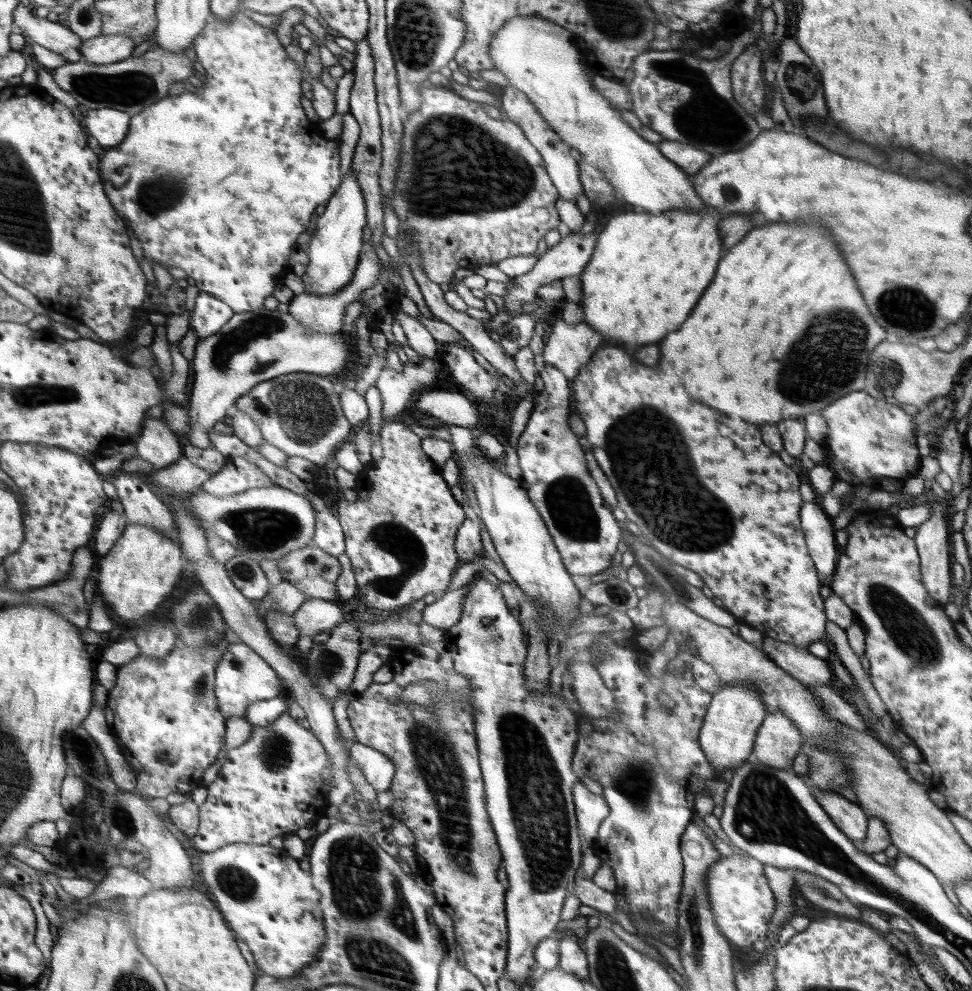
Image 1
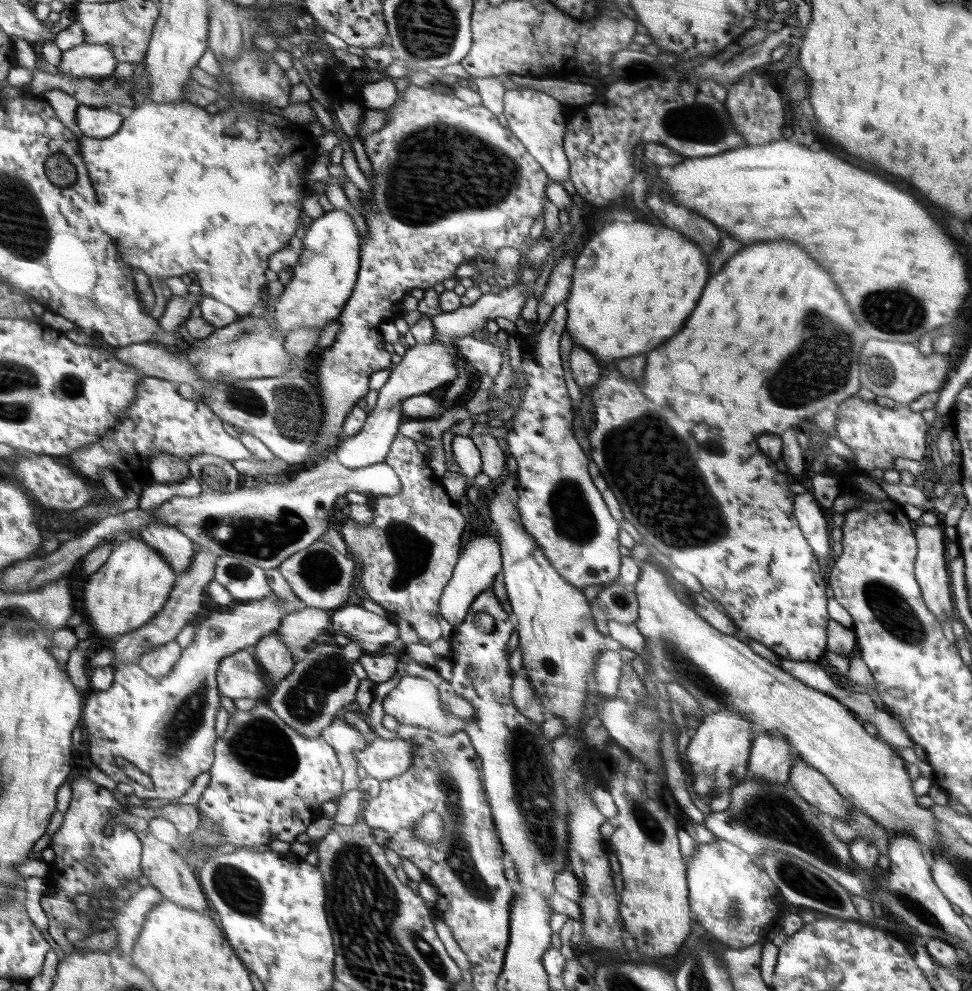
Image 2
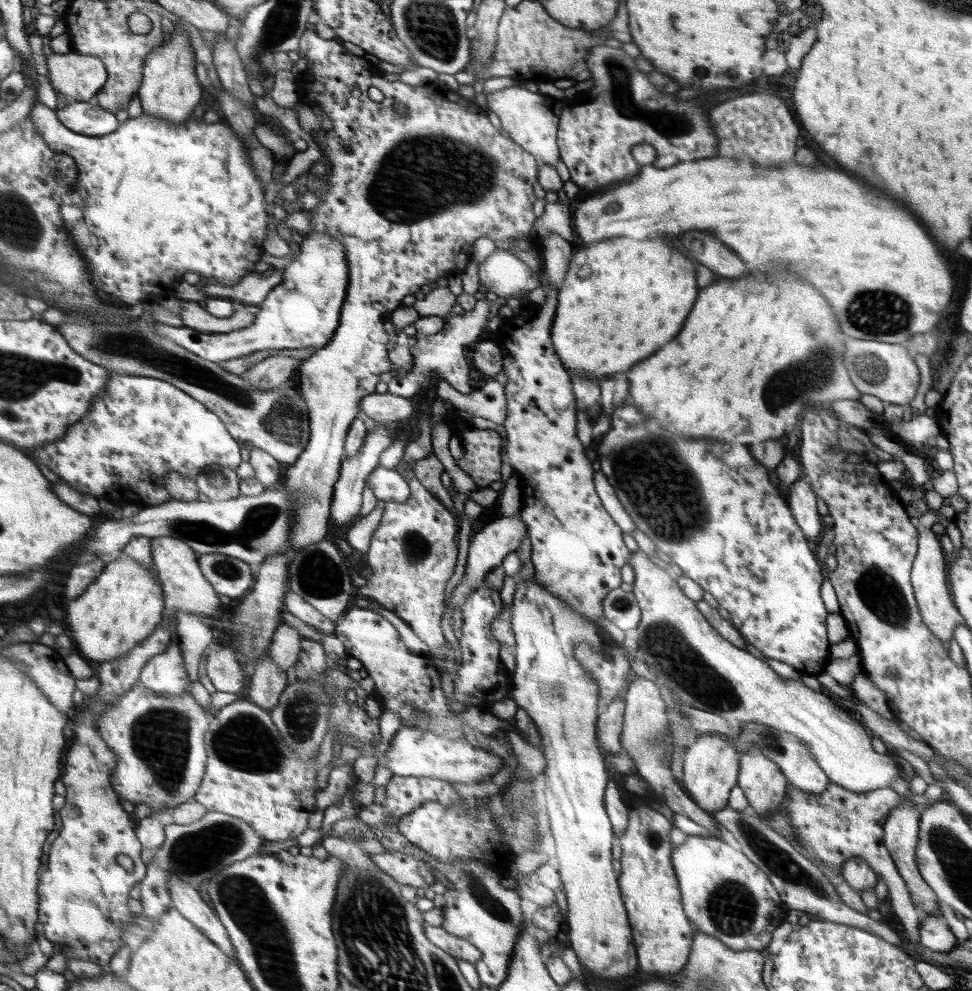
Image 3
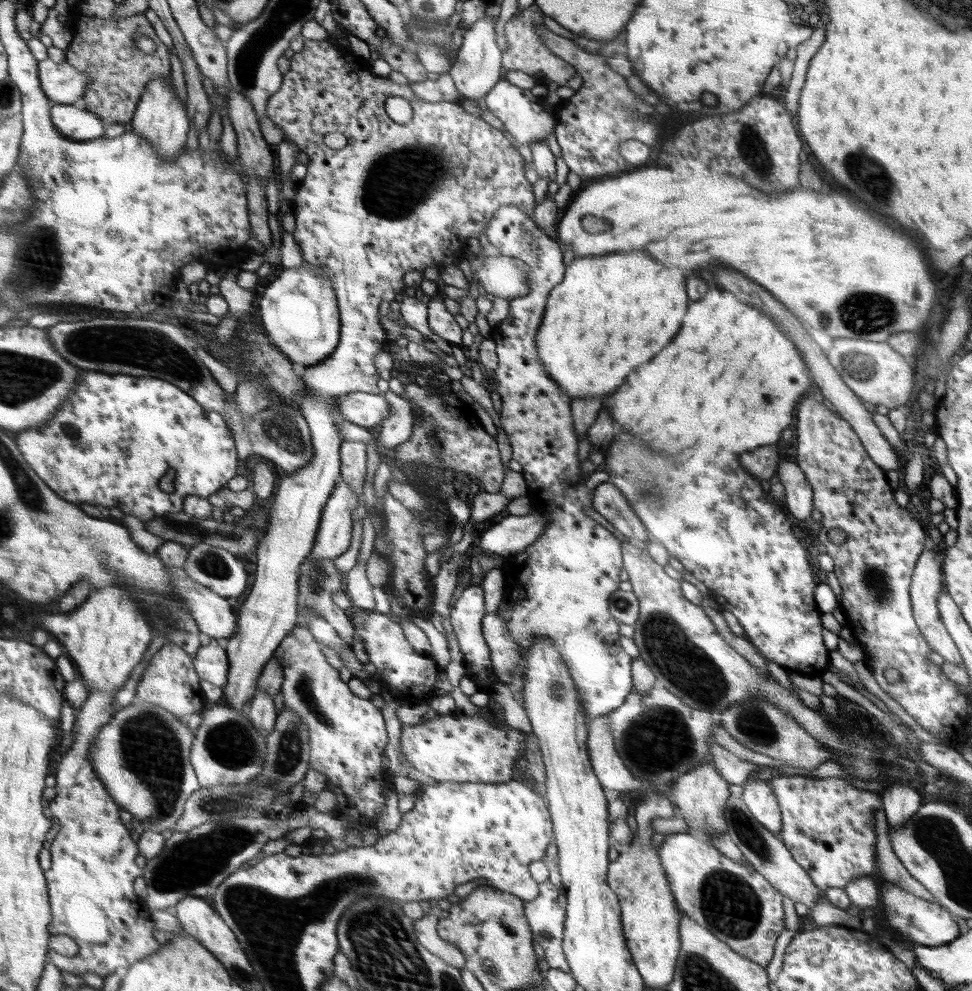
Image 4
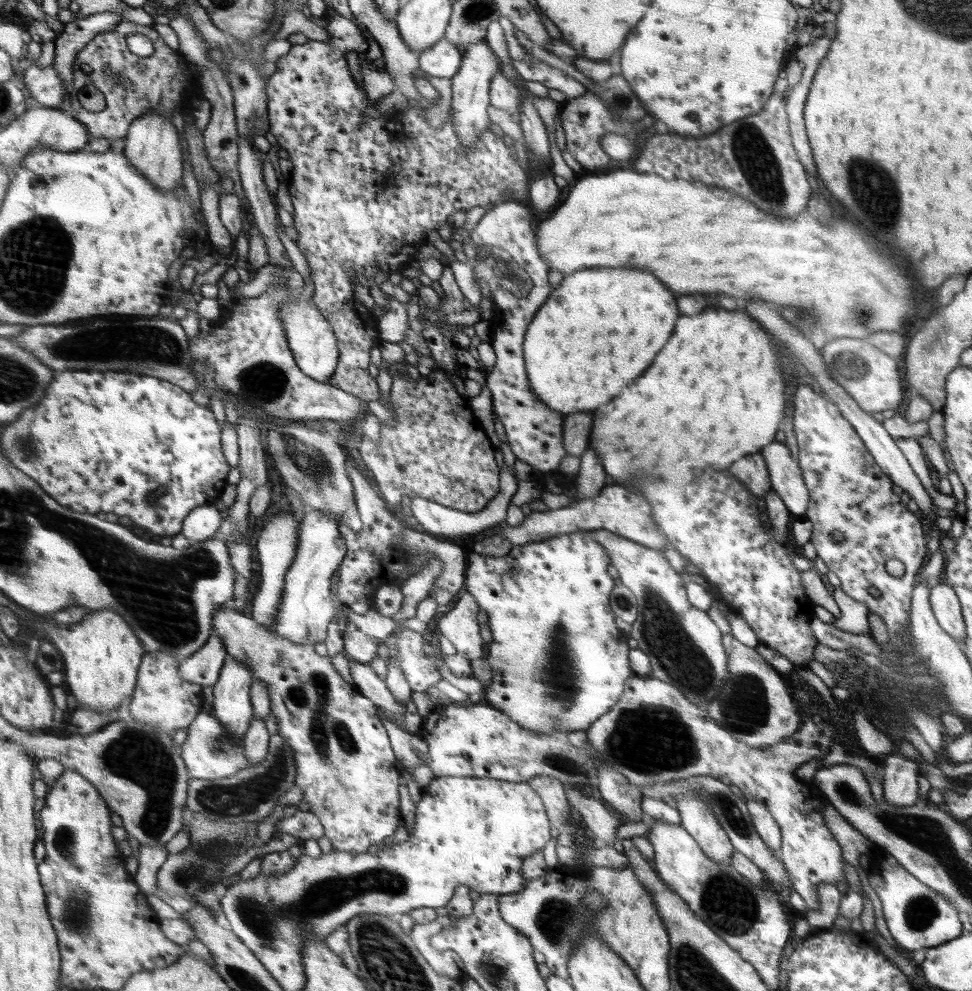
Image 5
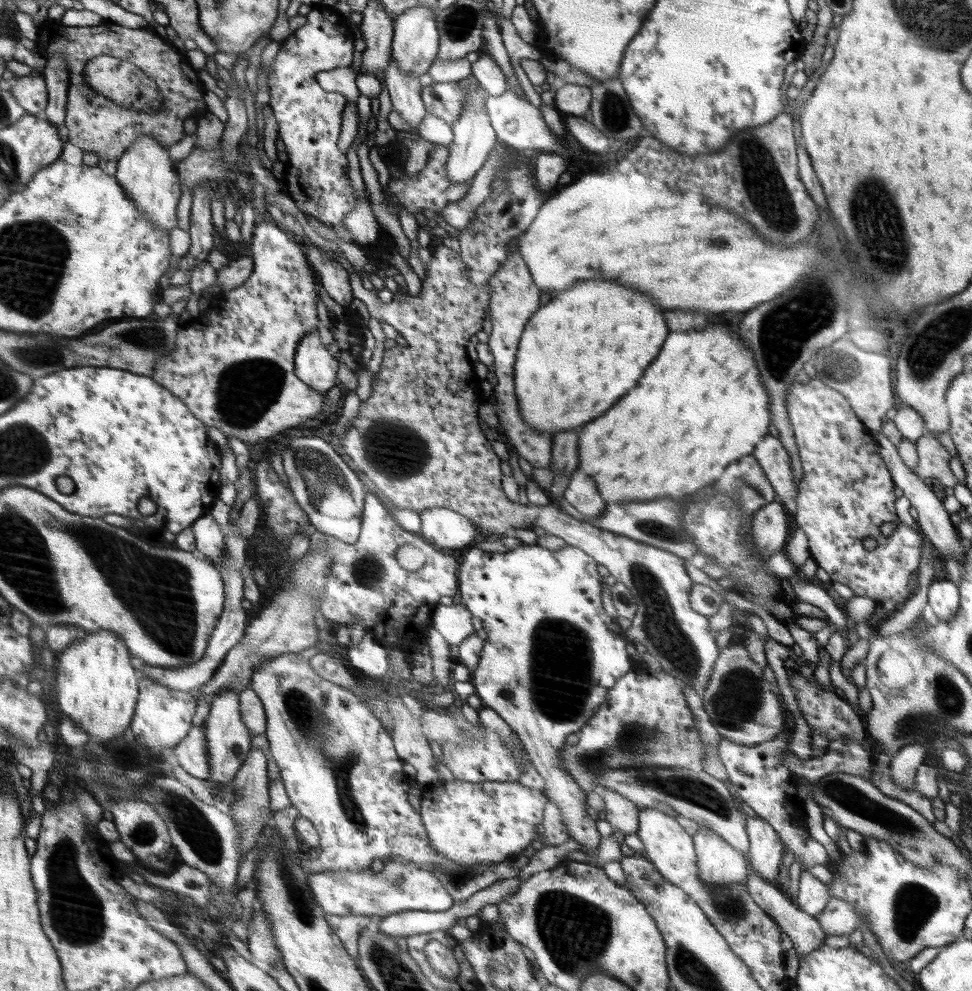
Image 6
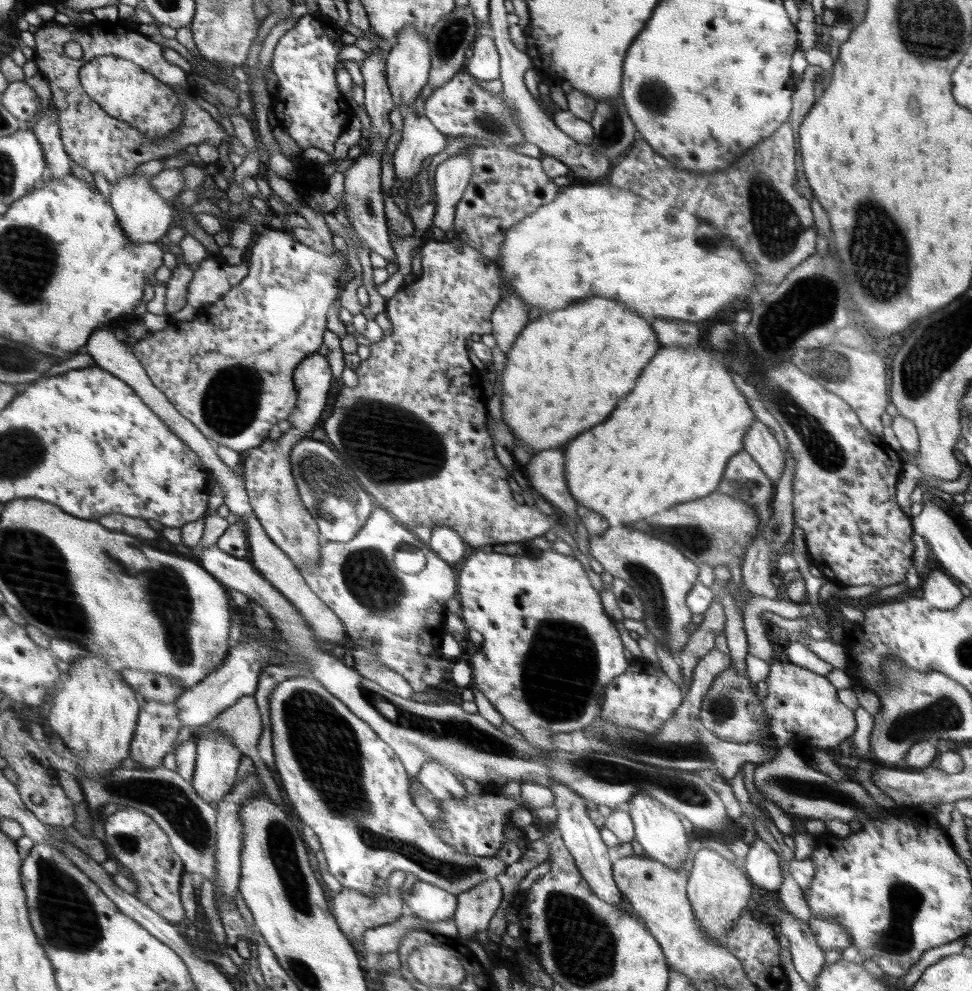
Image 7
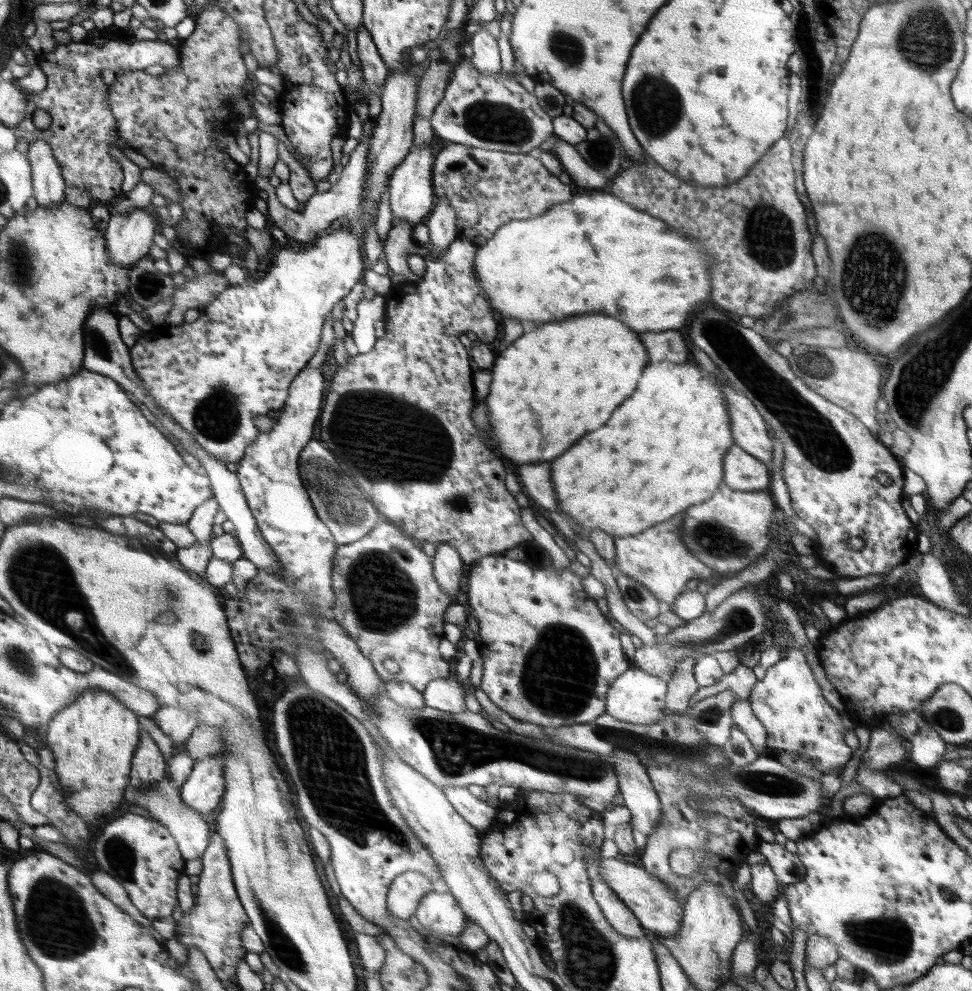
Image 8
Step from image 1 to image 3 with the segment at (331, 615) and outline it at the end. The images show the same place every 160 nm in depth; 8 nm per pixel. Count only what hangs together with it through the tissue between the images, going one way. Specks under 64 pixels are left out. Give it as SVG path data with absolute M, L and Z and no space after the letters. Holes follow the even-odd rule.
M280 623L269 648L269 655L277 665L287 671L298 660L300 641L305 637L296 630L290 628L286 623Z

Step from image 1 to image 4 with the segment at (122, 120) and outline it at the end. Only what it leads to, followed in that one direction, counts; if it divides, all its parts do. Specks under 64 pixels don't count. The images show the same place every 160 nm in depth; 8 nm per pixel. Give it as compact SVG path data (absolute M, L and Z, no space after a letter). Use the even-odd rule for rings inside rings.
M52 104L51 119L56 130L72 141L88 141L103 137L106 127L100 116L76 109L73 105Z

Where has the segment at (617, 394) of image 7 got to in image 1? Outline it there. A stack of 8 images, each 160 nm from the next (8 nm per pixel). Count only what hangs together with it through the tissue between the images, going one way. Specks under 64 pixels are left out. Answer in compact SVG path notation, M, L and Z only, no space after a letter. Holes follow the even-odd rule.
M678 209L658 214L646 210L644 214L624 212L612 218L606 228L598 232L596 248L581 274L583 321L600 330L608 342L634 346L658 342L666 334L678 330L716 274L722 252L716 224L718 218L714 212L684 212Z

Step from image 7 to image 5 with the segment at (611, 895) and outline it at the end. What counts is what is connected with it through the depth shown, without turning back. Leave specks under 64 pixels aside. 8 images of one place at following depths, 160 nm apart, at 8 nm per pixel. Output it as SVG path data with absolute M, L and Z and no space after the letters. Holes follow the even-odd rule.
M576 531L570 534L561 534L556 538L545 539L542 542L528 543L522 546L513 546L512 552L501 558L487 556L472 552L469 554L471 565L467 570L468 593L475 596L476 602L480 605L480 610L488 615L488 626L492 633L492 640L488 647L488 658L485 658L491 668L491 683L482 694L483 701L494 708L501 710L506 716L514 719L520 726L526 730L531 730L536 734L559 734L569 733L570 731L584 730L588 731L589 726L595 720L598 720L602 714L608 712L622 696L626 680L632 676L632 668L628 662L628 648L622 652L618 646L626 646L626 633L618 632L614 624L614 614L610 612L611 606L608 606L608 596L614 592L616 582L612 580L606 572L610 566L610 556L608 551L604 551L603 546L596 542L587 531Z

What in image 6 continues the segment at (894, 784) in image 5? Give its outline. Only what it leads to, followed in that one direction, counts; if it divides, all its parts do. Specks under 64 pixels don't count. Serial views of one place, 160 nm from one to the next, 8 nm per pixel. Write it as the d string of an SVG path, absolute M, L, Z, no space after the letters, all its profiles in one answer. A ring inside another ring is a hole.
M912 743L896 752L890 763L892 782L903 789L913 790L914 777L928 758L926 750L926 746Z

